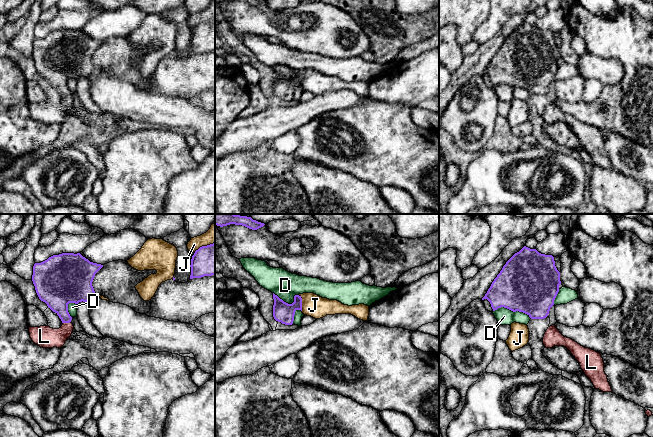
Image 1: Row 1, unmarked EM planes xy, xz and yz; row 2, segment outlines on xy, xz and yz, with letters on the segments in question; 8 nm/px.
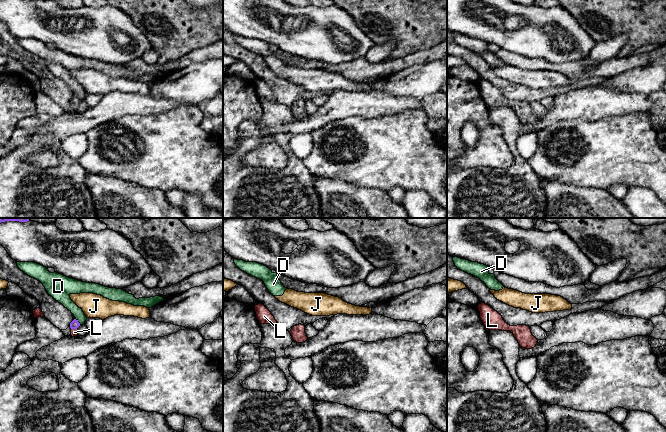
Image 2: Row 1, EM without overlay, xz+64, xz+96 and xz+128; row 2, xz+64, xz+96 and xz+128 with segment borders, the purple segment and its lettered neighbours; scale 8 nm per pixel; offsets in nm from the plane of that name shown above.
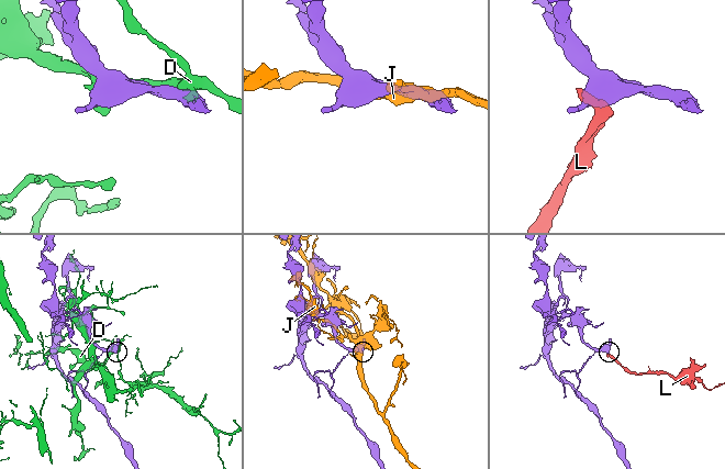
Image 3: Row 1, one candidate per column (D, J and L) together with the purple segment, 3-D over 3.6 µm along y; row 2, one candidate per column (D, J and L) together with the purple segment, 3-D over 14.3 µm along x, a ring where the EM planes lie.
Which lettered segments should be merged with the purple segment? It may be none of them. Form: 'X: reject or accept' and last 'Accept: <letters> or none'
D: reject
J: reject
L: accept
Accept: L

